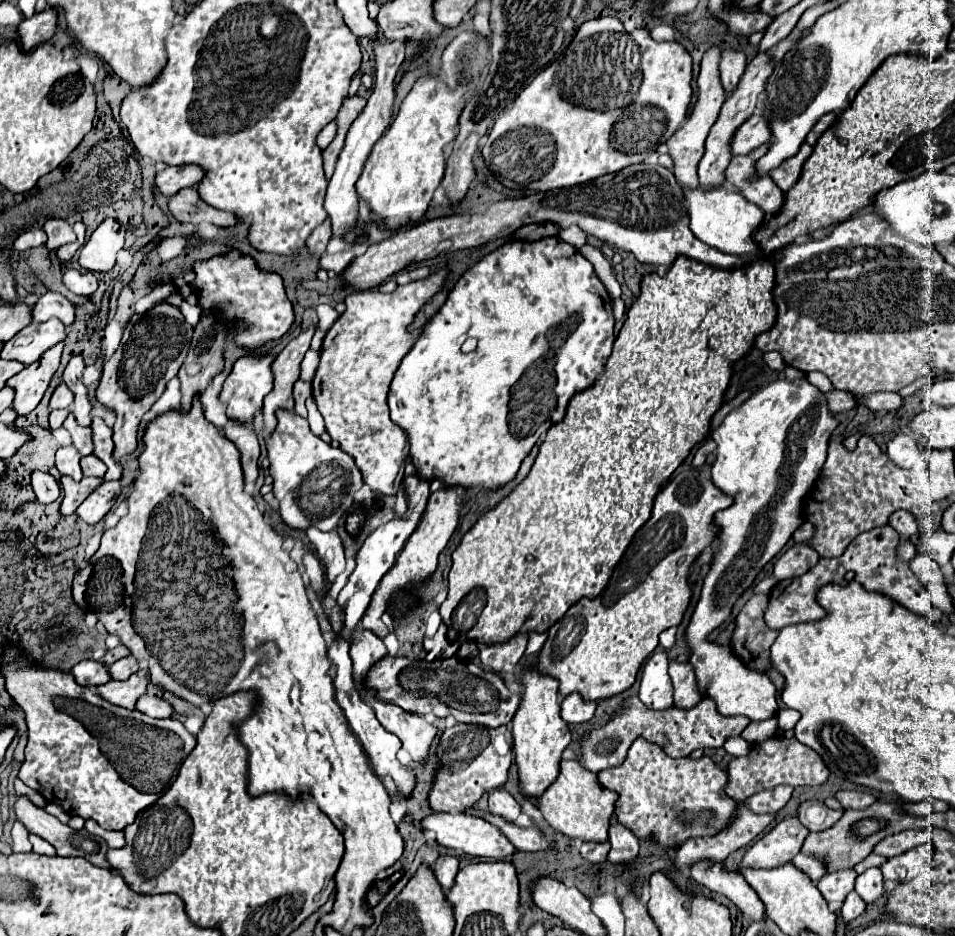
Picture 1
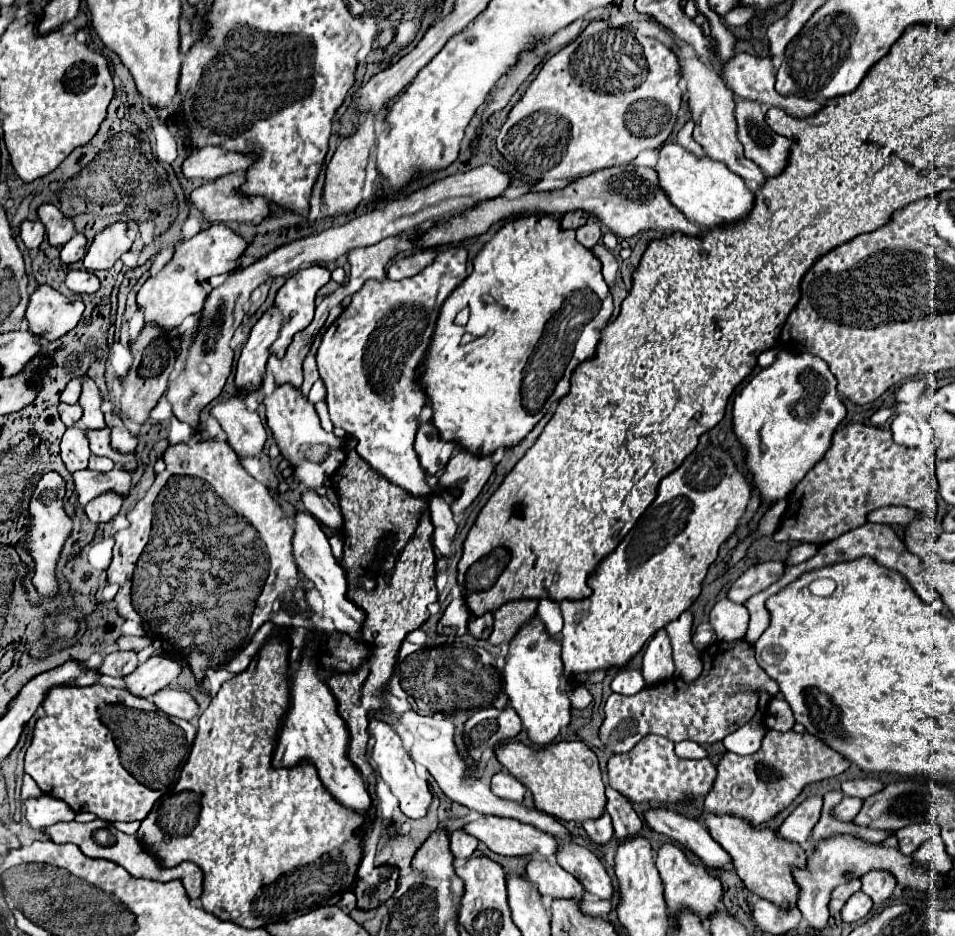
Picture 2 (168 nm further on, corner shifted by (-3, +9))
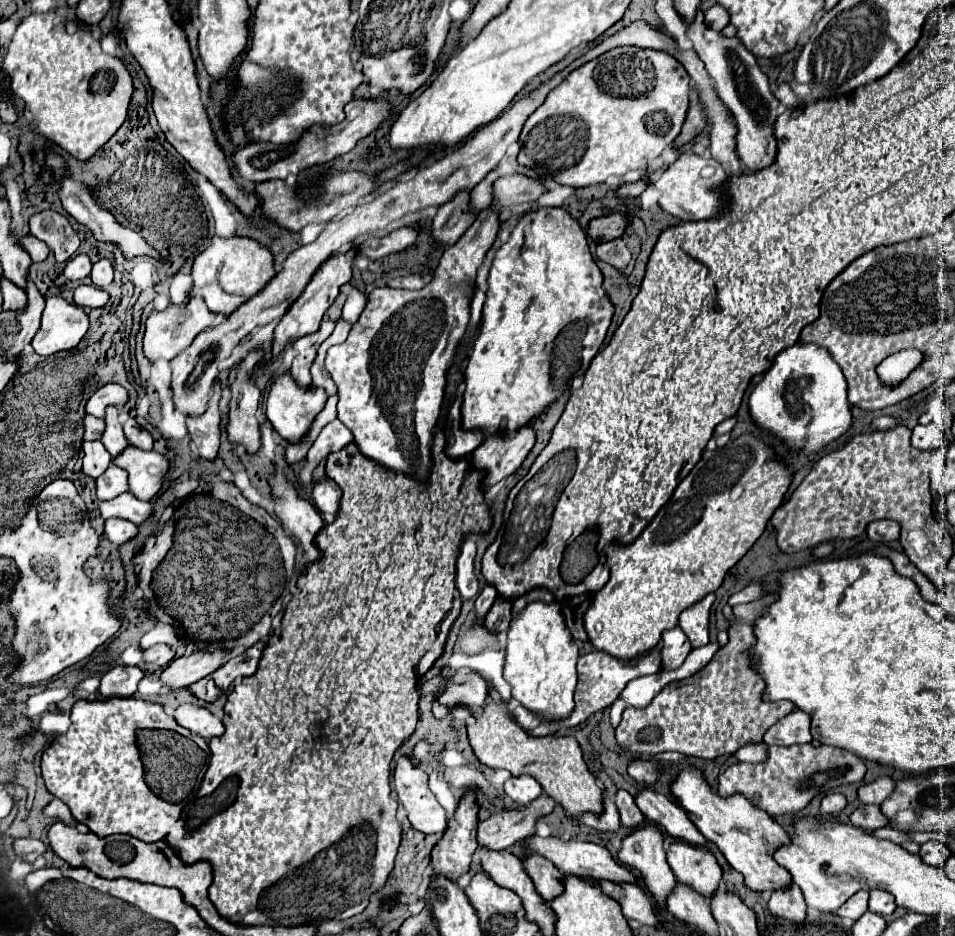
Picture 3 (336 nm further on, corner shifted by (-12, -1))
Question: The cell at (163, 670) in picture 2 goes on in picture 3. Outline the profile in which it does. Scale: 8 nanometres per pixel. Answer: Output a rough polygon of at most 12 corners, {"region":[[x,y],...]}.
{"region":[[196,650],[172,660],[160,682],[182,690],[224,664],[222,650]]}

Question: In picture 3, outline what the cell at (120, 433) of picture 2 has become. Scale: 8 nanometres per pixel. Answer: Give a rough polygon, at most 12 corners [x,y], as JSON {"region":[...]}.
{"region":[[134,418],[124,422],[126,440],[152,450],[152,436]]}

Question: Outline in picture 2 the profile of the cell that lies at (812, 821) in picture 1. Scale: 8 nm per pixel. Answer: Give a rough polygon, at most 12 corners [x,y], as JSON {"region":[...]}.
{"region":[[843,796],[837,818],[853,820],[863,800]]}

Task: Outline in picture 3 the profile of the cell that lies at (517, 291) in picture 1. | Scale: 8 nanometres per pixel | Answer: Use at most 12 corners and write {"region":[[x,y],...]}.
{"region":[[566,210],[490,266],[462,430],[520,430],[584,376],[614,316]]}

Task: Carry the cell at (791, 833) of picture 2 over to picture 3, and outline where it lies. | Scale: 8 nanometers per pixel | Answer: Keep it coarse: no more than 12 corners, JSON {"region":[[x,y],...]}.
{"region":[[828,794],[820,804],[820,818],[838,814],[846,806],[842,794]]}

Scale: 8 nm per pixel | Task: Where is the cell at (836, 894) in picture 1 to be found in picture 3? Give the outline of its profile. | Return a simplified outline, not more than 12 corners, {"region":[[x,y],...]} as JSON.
{"region":[[861,890],[840,906],[838,916],[858,920],[868,910],[869,891]]}

